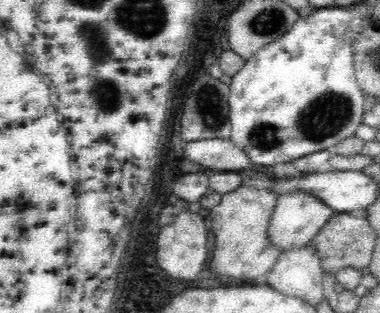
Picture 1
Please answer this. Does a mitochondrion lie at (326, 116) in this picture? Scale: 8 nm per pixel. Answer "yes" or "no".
yes

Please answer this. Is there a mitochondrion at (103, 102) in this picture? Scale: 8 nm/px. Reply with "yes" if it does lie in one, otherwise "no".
yes

